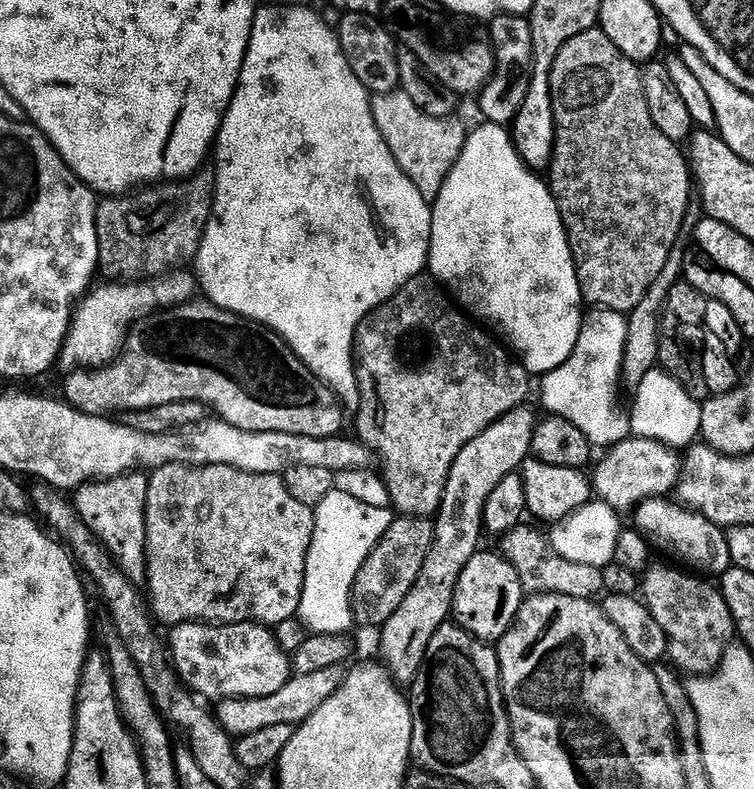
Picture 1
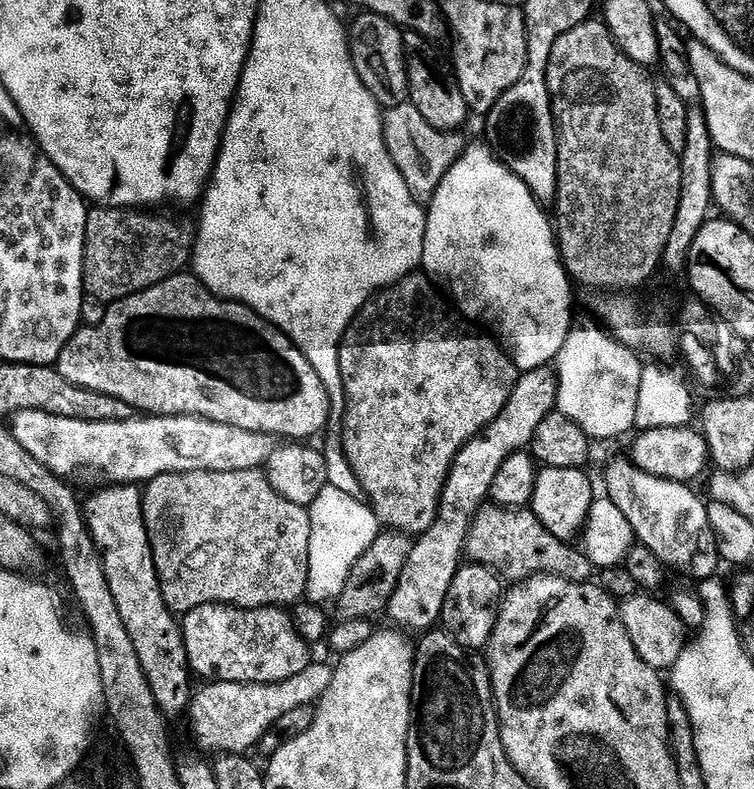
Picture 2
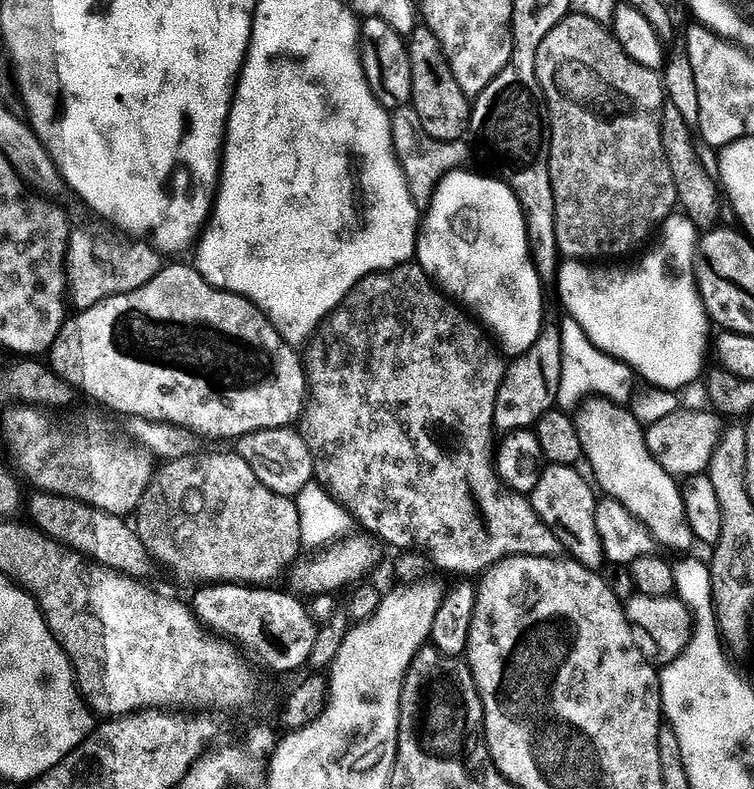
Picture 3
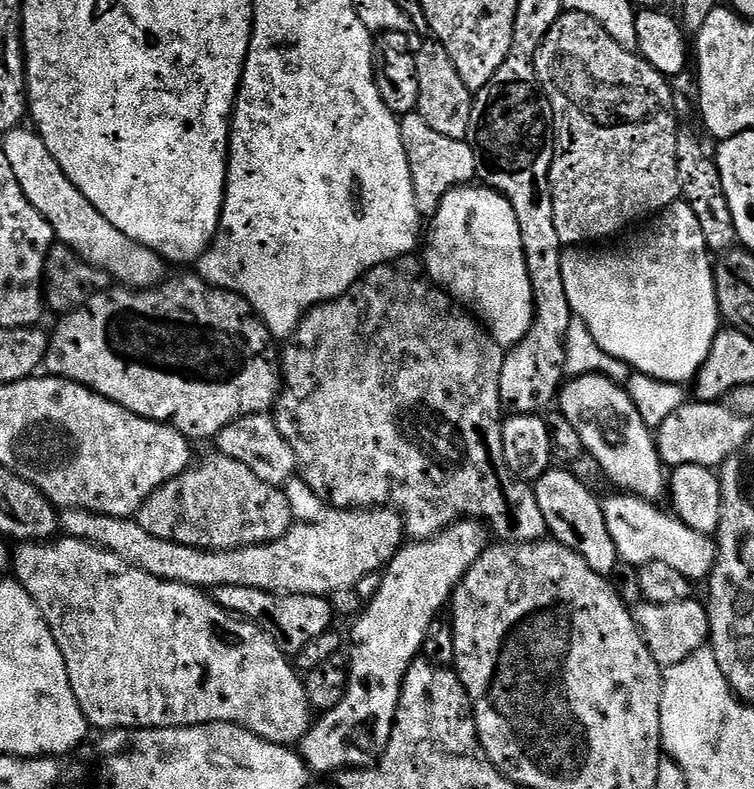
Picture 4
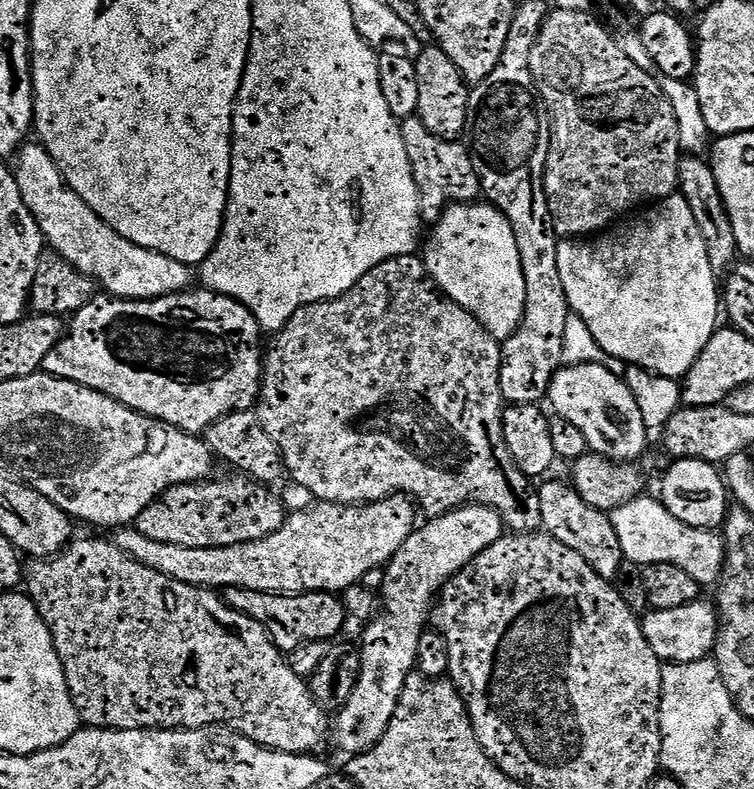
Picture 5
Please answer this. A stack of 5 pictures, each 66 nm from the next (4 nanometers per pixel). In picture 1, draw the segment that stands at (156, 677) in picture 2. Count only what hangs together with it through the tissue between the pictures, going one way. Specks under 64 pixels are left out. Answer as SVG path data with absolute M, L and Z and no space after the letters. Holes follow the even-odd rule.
M135 472L110 480L92 481L78 488L74 496L74 505L78 513L92 527L97 539L120 571L137 586L145 583L148 575L145 522L148 476L142 472Z

